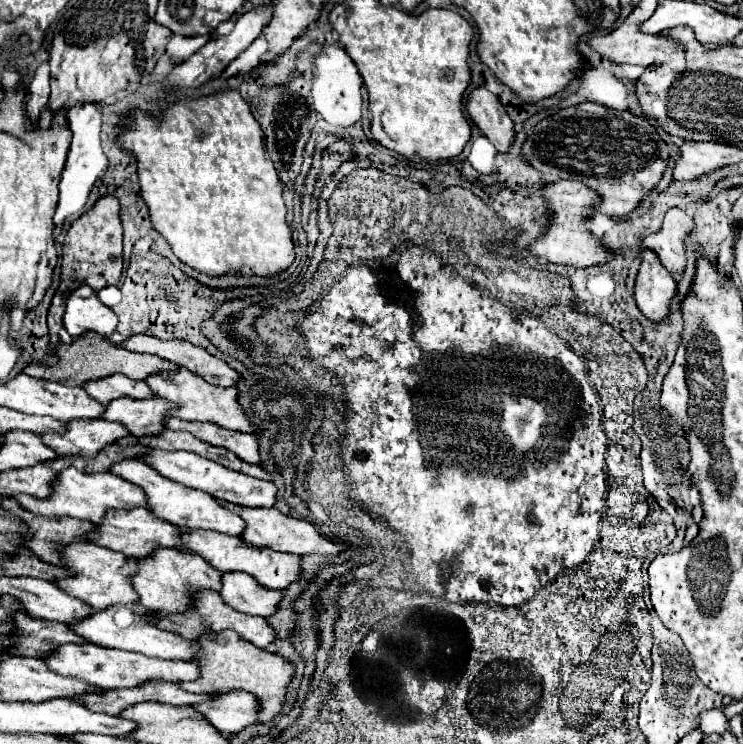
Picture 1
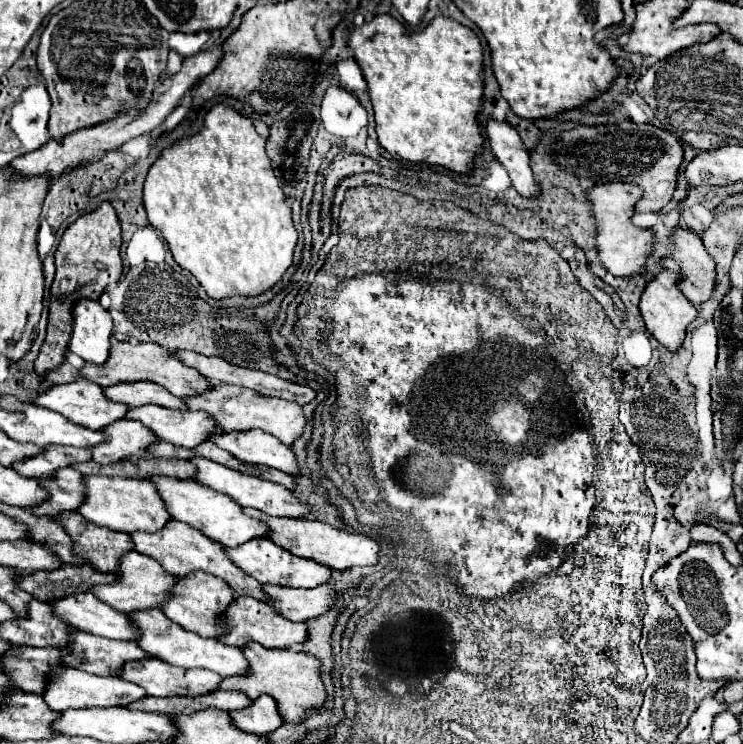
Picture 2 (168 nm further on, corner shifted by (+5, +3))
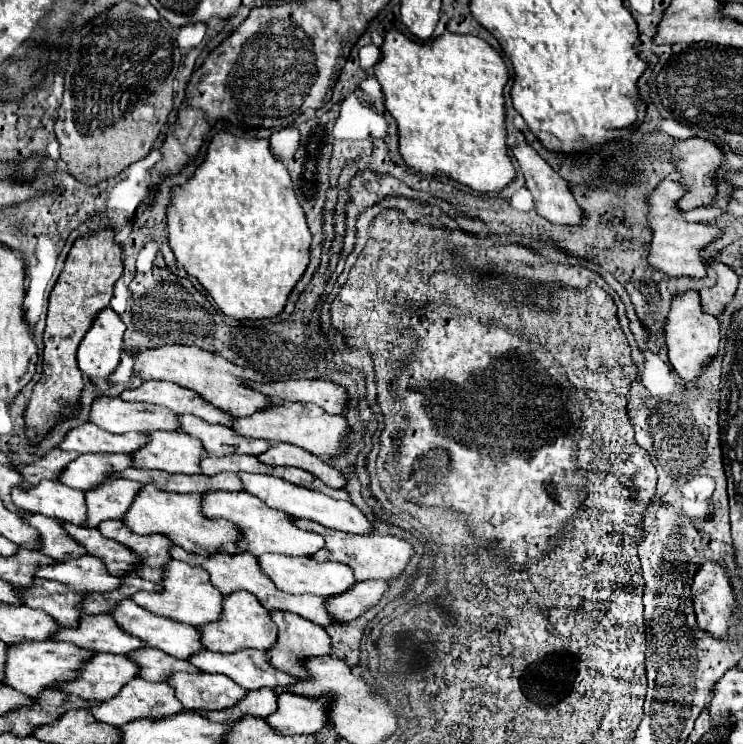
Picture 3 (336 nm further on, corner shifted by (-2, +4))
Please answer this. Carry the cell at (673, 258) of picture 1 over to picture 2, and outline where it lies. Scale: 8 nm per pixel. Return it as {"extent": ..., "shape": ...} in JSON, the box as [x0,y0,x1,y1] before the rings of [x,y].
{"extent":[663,227,715,305],"shape":[[[677,227],[669,235],[669,243],[671,253],[663,261],[679,267],[679,289],[693,305],[707,301],[715,283],[715,261],[705,251],[701,237],[693,229]]]}

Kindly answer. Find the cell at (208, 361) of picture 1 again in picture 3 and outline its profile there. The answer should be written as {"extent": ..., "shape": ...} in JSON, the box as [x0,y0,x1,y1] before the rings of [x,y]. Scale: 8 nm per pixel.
{"extent":[252,380,348,414],"shape":[[[286,380],[272,384],[254,384],[252,388],[284,402],[312,402],[330,414],[344,414],[348,408],[346,388],[328,380]]]}

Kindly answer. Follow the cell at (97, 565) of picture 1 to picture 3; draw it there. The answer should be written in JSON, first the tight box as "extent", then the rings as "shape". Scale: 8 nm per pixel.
{"extent":[132,560,222,626],"shape":[[[172,560],[164,568],[162,586],[164,586],[164,592],[160,592],[160,594],[136,592],[132,596],[132,600],[138,606],[148,608],[154,614],[160,614],[160,616],[166,616],[166,618],[174,618],[174,620],[184,622],[184,624],[204,626],[204,624],[210,624],[210,622],[218,622],[218,618],[222,614],[222,594],[218,592],[218,588],[214,588],[214,584],[210,582],[210,576],[208,576],[208,572],[204,568]]]}

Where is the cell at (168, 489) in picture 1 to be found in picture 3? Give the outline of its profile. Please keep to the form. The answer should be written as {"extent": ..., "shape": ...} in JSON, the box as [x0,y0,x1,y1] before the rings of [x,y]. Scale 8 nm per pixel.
{"extent":[202,492,326,558],"shape":[[[208,492],[202,500],[202,512],[206,512],[208,518],[224,518],[238,524],[238,528],[242,530],[238,548],[244,548],[244,552],[250,552],[256,558],[266,552],[278,552],[284,556],[314,556],[326,544],[320,534],[300,530],[294,524],[292,516],[266,506],[262,500],[248,492]]]}

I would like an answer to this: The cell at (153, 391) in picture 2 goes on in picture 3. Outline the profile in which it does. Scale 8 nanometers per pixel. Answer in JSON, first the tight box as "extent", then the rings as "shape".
{"extent":[120,382,236,428],"shape":[[[144,382],[136,390],[124,390],[120,398],[126,402],[150,402],[150,404],[168,406],[176,414],[194,414],[206,422],[222,424],[228,428],[232,428],[236,420],[236,416],[232,416],[230,412],[220,410],[214,404],[208,404],[194,390],[182,388],[172,382]]]}

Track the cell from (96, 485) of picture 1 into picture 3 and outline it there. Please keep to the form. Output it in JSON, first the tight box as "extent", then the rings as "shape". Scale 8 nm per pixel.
{"extent":[124,484,242,556],"shape":[[[146,484],[144,490],[138,492],[130,510],[126,512],[124,524],[136,534],[164,534],[176,546],[184,548],[190,554],[198,554],[198,556],[210,556],[214,552],[226,552],[226,554],[234,556],[234,554],[242,552],[236,546],[240,540],[238,526],[228,520],[222,520],[222,518],[204,516],[200,494],[162,492],[154,484]]]}

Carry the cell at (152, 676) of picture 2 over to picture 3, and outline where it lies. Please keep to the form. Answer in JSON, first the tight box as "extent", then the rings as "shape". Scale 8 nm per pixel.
{"extent":[170,672,246,710],"shape":[[[176,672],[170,676],[170,686],[186,710],[226,710],[246,698],[246,690],[222,674],[188,674]]]}

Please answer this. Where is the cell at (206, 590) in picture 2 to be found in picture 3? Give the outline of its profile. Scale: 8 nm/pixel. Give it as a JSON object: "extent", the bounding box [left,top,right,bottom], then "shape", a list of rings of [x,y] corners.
{"extent":[200,592,278,654],"shape":[[[234,592],[224,596],[224,612],[218,622],[206,624],[200,628],[202,644],[212,652],[232,654],[238,650],[254,648],[254,650],[270,650],[278,640],[278,628],[270,618],[270,612],[252,596],[250,592]]]}

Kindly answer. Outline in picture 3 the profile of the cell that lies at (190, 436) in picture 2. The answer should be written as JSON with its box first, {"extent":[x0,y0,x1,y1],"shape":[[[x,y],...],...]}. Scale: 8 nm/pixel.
{"extent":[178,416,270,456],"shape":[[[178,416],[182,424],[182,432],[196,436],[204,442],[204,448],[210,456],[232,456],[232,454],[252,454],[258,456],[270,448],[268,440],[252,440],[240,436],[234,428],[226,428],[220,424],[208,424],[196,416]]]}

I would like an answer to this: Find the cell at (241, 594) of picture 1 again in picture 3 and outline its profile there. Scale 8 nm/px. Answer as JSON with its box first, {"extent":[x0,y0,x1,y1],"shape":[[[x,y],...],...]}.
{"extent":[326,580,388,620],"shape":[[[366,580],[356,584],[352,590],[326,598],[326,608],[328,612],[332,612],[334,616],[338,616],[338,620],[356,620],[358,616],[362,616],[366,610],[374,608],[384,592],[388,590],[388,584],[382,580]]]}

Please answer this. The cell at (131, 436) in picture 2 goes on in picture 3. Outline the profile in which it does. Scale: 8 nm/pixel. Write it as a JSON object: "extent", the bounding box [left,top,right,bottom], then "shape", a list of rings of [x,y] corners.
{"extent":[132,432,206,474],"shape":[[[150,432],[150,442],[142,450],[132,454],[136,468],[156,468],[156,470],[178,472],[178,474],[202,474],[200,470],[202,458],[206,458],[206,450],[202,442],[184,432]]]}

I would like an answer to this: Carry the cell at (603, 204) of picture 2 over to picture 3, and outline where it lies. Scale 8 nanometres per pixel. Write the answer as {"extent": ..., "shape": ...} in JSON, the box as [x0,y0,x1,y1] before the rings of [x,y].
{"extent":[648,178,724,278],"shape":[[[670,178],[662,180],[662,184],[650,194],[650,214],[648,224],[652,228],[652,246],[648,262],[650,266],[662,270],[668,276],[690,276],[690,278],[706,278],[706,264],[700,252],[716,242],[724,232],[710,222],[688,222],[682,218],[678,210],[678,200],[686,194],[686,188]]]}

